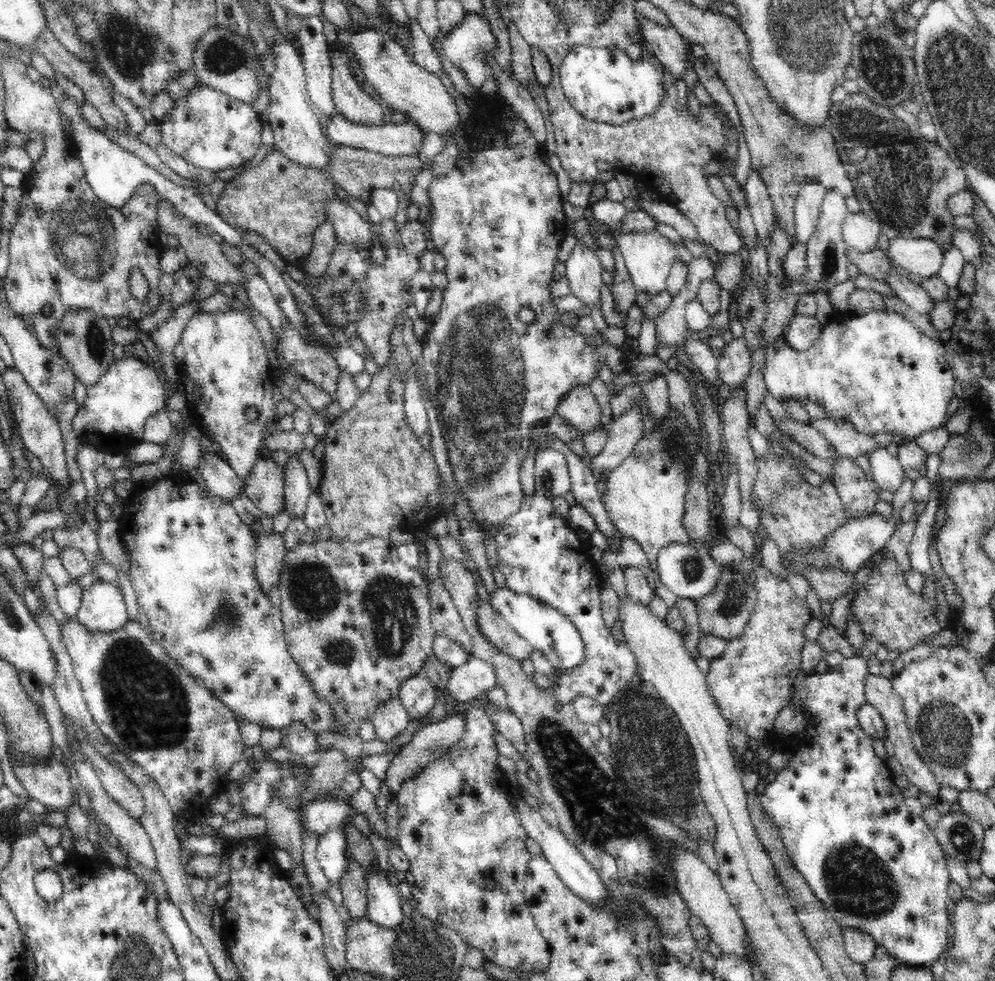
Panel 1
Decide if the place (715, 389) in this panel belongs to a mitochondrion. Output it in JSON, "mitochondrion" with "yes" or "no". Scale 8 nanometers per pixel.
{"mitochondrion":"no"}

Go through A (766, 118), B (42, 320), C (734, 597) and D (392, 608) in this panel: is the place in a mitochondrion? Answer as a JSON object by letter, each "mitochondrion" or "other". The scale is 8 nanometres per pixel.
{"A":"other","B":"other","C":"mitochondrion","D":"mitochondrion"}

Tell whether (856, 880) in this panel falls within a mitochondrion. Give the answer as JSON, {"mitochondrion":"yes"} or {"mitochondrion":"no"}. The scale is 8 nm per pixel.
{"mitochondrion":"yes"}

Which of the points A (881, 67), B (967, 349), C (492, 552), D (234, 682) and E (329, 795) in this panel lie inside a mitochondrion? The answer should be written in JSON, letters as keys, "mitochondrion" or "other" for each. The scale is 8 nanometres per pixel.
{"A":"mitochondrion","B":"other","C":"other","D":"other","E":"other"}

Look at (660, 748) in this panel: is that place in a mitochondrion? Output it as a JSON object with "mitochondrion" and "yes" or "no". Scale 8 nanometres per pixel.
{"mitochondrion":"yes"}

